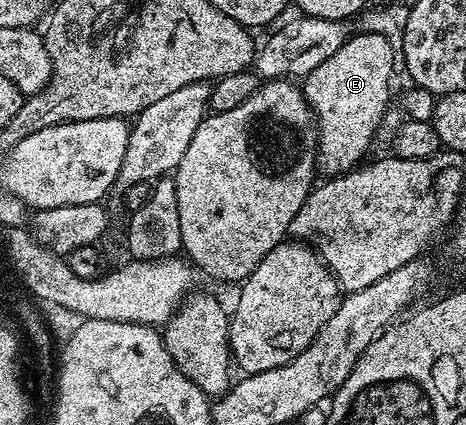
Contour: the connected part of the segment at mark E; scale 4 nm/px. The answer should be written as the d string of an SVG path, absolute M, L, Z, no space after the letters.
M360 31L349 37L342 47L338 47L338 51L334 51L326 63L314 67L314 71L303 78L302 92L312 108L312 116L316 118L316 167L321 174L324 172L325 178L351 173L365 160L368 147L374 143L376 128L390 107L388 80L394 76L392 64L396 59L385 37Z

